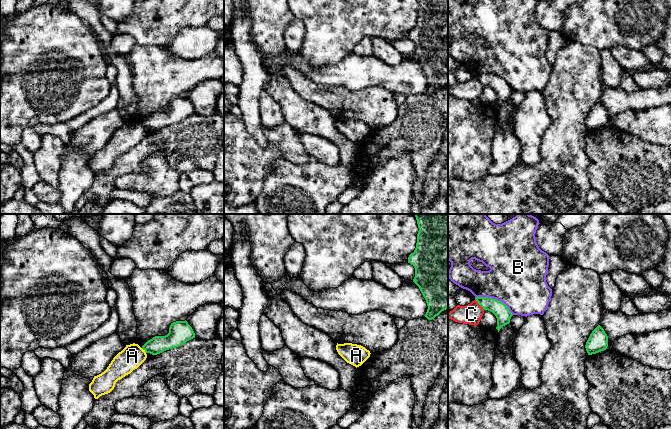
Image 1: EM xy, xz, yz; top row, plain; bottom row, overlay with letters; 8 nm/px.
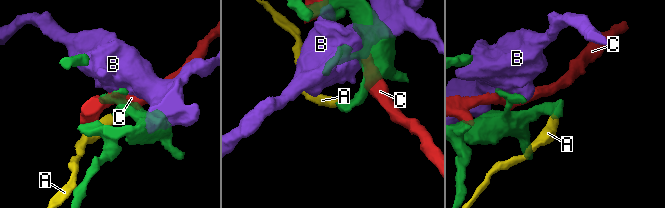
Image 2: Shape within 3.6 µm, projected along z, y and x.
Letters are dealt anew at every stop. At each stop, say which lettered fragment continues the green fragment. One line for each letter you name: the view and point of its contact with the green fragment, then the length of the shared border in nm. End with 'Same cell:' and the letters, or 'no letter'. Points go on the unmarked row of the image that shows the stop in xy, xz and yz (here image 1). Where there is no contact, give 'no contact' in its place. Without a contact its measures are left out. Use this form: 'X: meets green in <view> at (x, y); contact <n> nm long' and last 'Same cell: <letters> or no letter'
Same cell: no letter

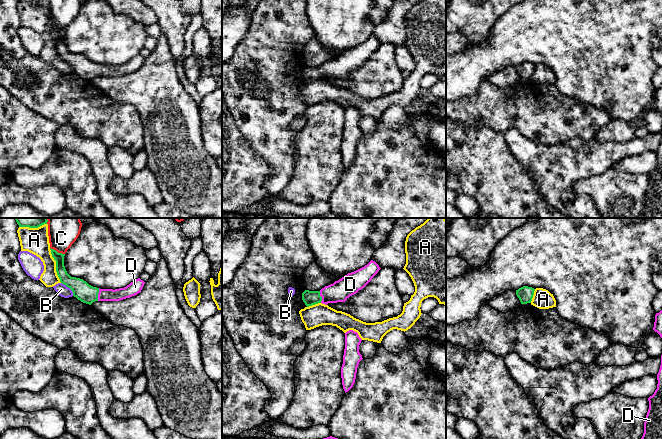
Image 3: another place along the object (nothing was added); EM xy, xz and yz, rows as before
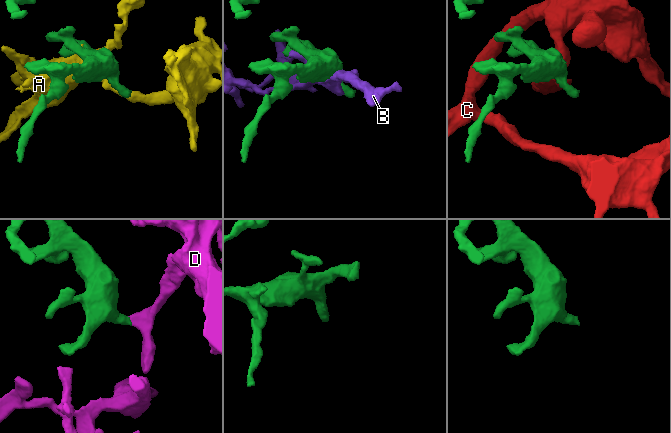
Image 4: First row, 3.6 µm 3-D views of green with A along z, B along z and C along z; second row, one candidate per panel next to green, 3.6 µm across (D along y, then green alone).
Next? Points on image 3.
D: meets green in xy at (97, 70); contact 110 nm long
Same cell: D

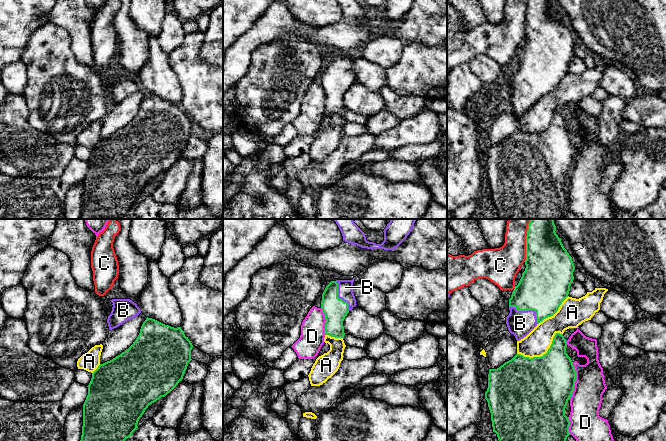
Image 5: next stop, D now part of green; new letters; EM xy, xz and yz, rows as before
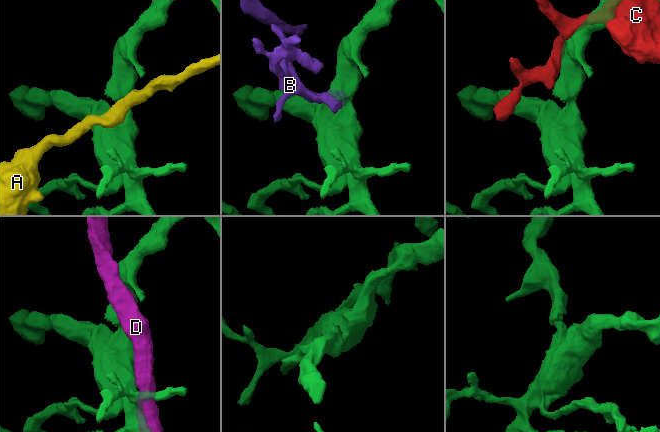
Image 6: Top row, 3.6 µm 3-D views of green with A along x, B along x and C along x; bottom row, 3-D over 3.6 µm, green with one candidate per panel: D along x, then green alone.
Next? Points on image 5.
B: meets green in yz at (528, 85); contact 280 nm long
Same cell: B

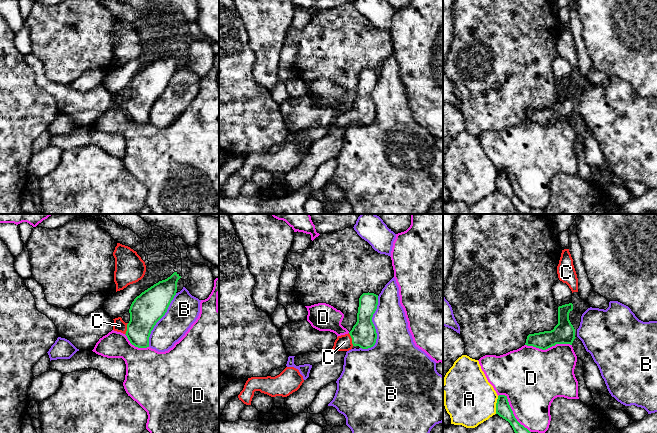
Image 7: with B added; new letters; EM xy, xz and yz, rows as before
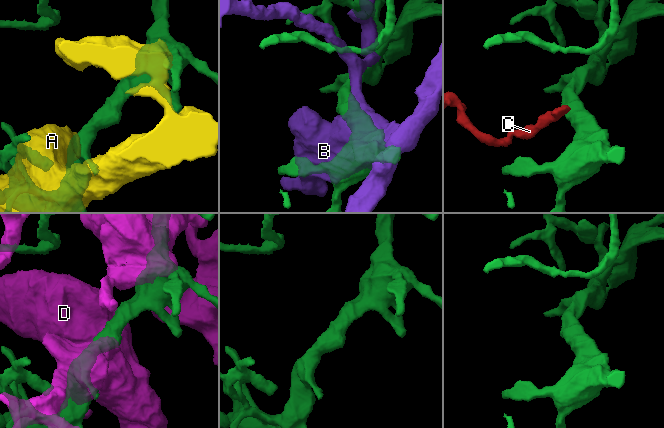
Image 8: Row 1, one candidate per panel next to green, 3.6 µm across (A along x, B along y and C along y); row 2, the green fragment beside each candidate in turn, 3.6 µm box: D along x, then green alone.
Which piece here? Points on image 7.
C: meets green in xz at (352, 115); contact 110 nm long
Same cell: C

